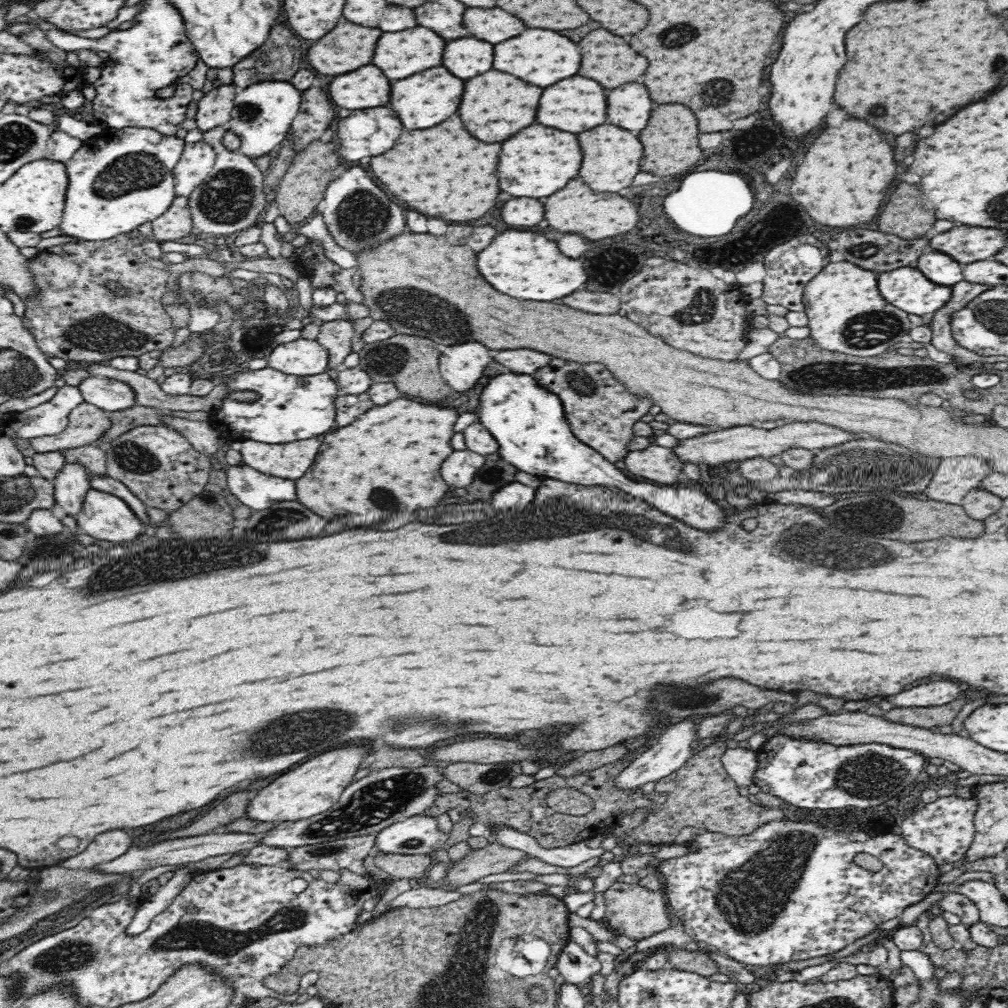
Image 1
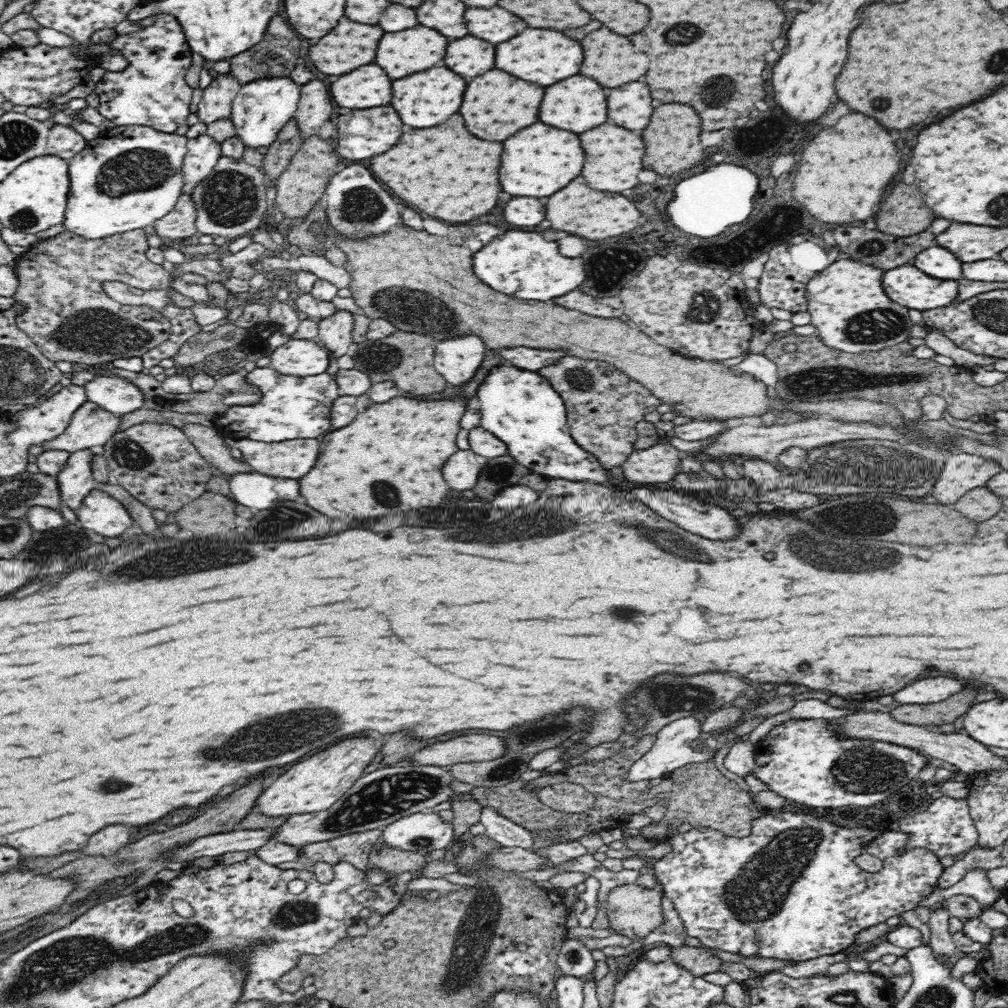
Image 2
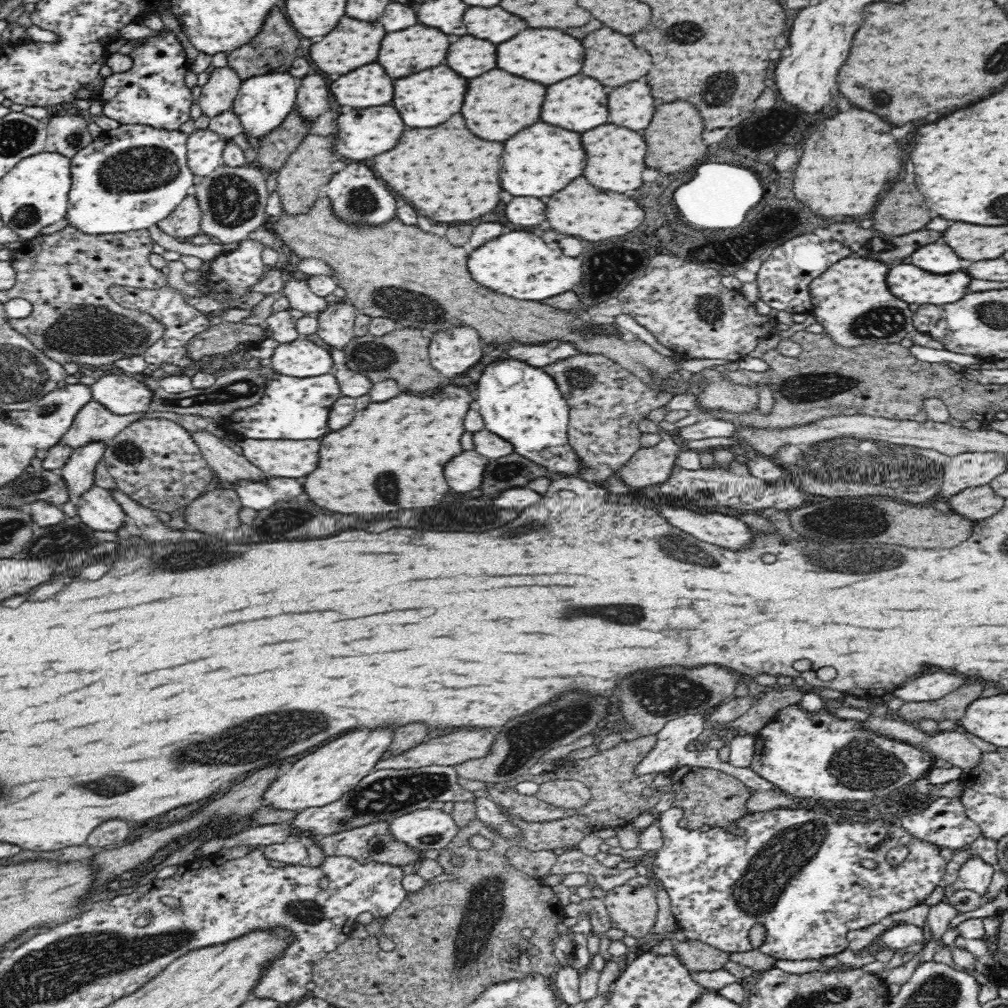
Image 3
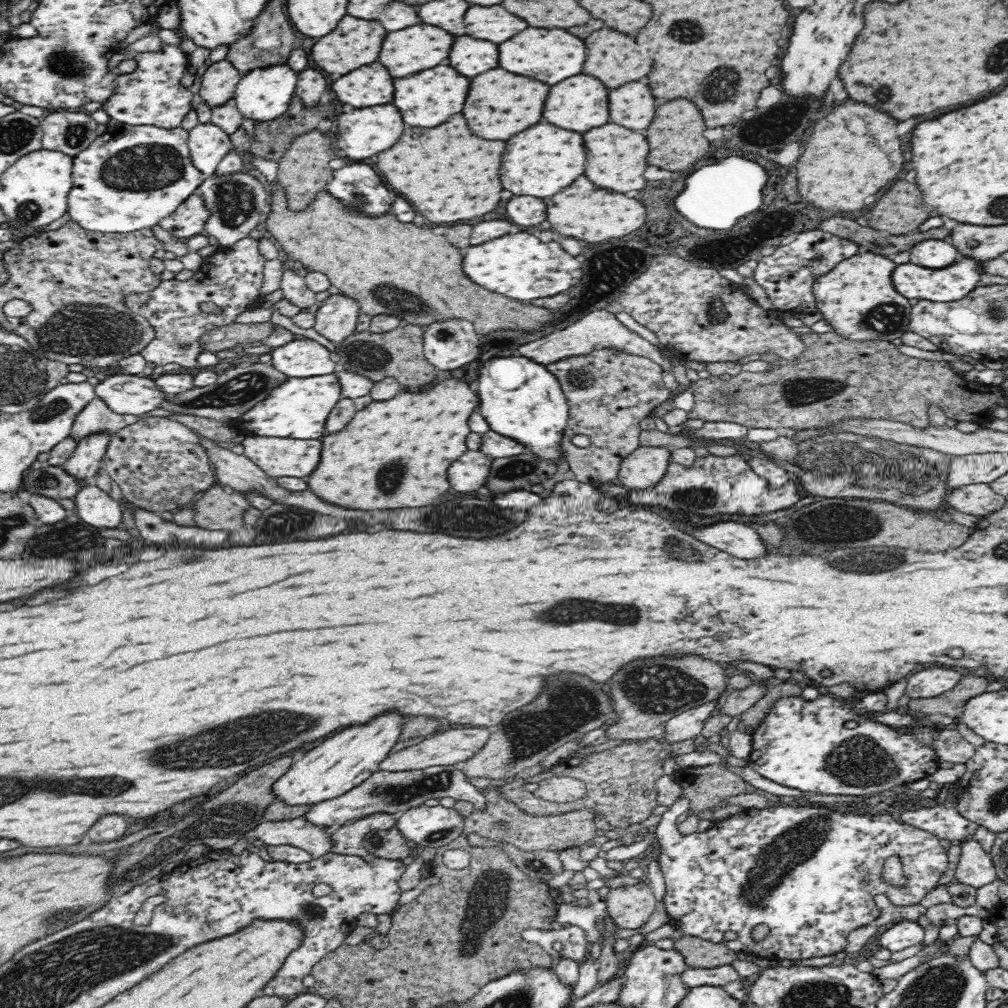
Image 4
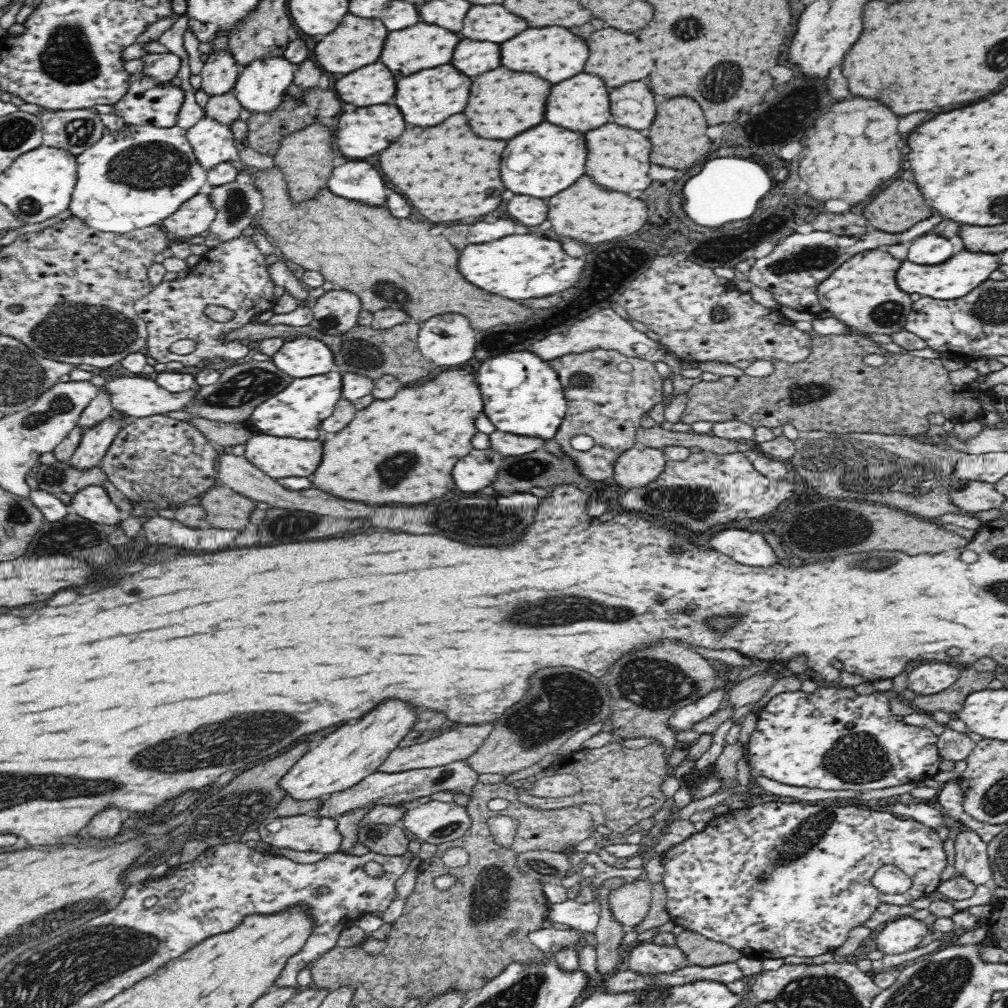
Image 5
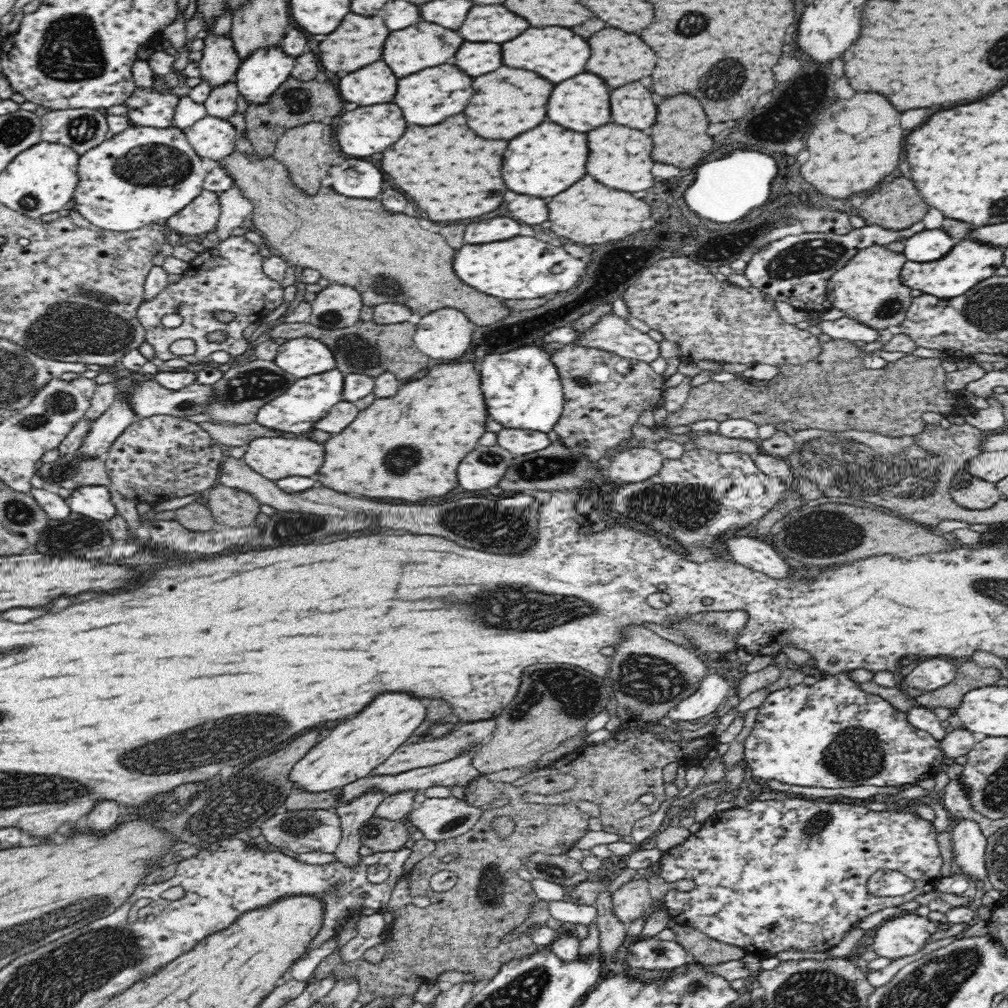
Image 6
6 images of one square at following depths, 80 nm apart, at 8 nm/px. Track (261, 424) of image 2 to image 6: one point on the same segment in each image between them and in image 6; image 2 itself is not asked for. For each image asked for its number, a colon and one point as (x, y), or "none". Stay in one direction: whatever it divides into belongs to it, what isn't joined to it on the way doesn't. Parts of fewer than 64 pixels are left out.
3: (297, 408)
4: (297, 409)
5: (296, 412)
6: (309, 399)

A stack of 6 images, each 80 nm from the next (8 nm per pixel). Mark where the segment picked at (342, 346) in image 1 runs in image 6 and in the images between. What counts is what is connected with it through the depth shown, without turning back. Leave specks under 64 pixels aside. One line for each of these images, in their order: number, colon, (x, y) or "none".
2: (334, 332)
3: (334, 325)
4: (335, 317)
5: (336, 311)
6: (336, 306)

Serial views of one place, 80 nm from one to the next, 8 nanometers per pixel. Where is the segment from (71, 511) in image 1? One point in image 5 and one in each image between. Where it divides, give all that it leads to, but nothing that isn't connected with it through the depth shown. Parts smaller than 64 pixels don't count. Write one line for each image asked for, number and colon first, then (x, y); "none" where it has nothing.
2: (75, 480)
3: (78, 472)
4: (85, 462)
5: (96, 440)

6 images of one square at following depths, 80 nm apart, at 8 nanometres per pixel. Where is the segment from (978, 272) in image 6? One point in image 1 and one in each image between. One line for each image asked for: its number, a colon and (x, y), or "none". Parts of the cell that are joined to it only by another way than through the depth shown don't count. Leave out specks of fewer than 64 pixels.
1: (906, 288)
2: (907, 285)
3: (906, 281)
4: (950, 284)
5: (953, 279)

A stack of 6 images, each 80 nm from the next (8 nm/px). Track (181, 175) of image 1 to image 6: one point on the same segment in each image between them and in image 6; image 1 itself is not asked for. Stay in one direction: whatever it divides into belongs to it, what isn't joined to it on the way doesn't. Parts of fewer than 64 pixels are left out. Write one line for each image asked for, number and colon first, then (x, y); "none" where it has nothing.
2: (203, 152)
3: (205, 147)
4: (208, 143)
5: (213, 143)
6: (211, 137)

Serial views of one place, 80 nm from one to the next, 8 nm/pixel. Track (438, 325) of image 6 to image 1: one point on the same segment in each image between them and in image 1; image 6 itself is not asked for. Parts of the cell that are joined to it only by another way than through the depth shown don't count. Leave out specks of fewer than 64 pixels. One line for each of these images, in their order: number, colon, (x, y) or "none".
1: (462, 364)
2: (456, 359)
3: (452, 351)
4: (449, 344)
5: (447, 340)

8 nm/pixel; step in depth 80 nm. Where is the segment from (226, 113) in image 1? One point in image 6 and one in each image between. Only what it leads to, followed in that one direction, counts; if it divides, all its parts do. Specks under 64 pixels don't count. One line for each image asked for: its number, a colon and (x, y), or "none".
2: (218, 96)
3: (218, 93)
4: (219, 80)
5: (220, 71)
6: (219, 62)

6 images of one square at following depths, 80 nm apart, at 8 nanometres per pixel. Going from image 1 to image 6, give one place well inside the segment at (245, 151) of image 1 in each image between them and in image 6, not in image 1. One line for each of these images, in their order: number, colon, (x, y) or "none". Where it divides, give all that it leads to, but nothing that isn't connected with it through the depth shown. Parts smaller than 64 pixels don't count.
2: (263, 107)
3: (262, 102)
4: (264, 93)
5: (259, 87)
6: (265, 69)

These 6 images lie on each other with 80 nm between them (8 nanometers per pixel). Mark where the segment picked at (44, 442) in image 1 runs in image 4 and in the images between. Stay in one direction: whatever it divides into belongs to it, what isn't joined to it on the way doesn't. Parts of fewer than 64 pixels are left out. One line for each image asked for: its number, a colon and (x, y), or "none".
2: (91, 426)
3: (94, 421)
4: (96, 416)

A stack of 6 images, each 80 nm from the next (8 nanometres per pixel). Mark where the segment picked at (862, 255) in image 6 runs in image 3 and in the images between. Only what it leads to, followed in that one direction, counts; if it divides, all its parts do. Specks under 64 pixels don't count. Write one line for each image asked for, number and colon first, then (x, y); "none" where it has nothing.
3: (852, 301)
4: (858, 298)
5: (863, 292)

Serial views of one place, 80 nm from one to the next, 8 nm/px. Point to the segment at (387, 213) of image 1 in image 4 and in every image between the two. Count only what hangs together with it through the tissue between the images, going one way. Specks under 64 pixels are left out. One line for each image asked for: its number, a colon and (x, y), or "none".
2: (357, 206)
3: (357, 195)
4: (358, 185)

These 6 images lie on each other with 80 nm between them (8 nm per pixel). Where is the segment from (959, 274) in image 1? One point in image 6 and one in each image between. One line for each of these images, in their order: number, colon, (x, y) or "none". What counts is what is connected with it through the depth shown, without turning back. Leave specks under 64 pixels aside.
2: (938, 262)
3: (937, 258)
4: (933, 254)
5: (930, 249)
6: (928, 245)

